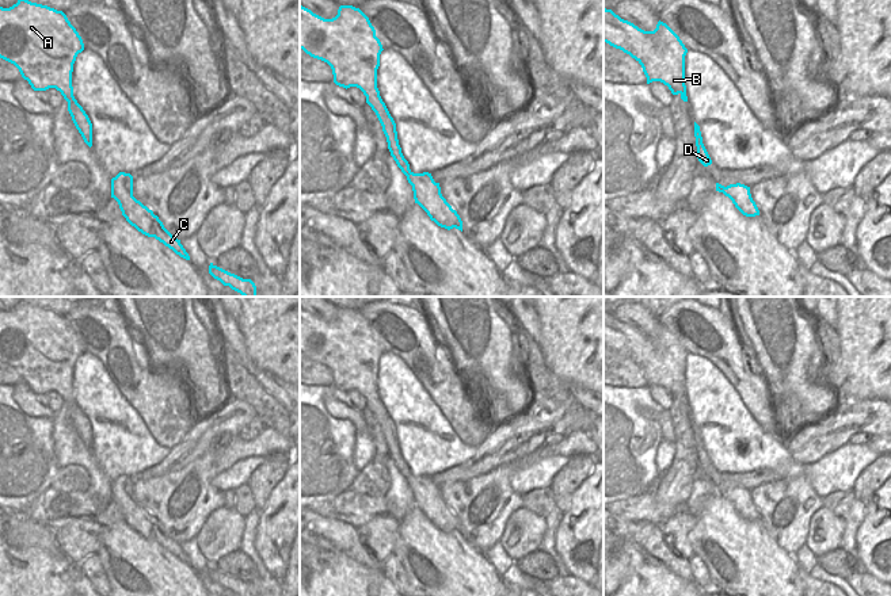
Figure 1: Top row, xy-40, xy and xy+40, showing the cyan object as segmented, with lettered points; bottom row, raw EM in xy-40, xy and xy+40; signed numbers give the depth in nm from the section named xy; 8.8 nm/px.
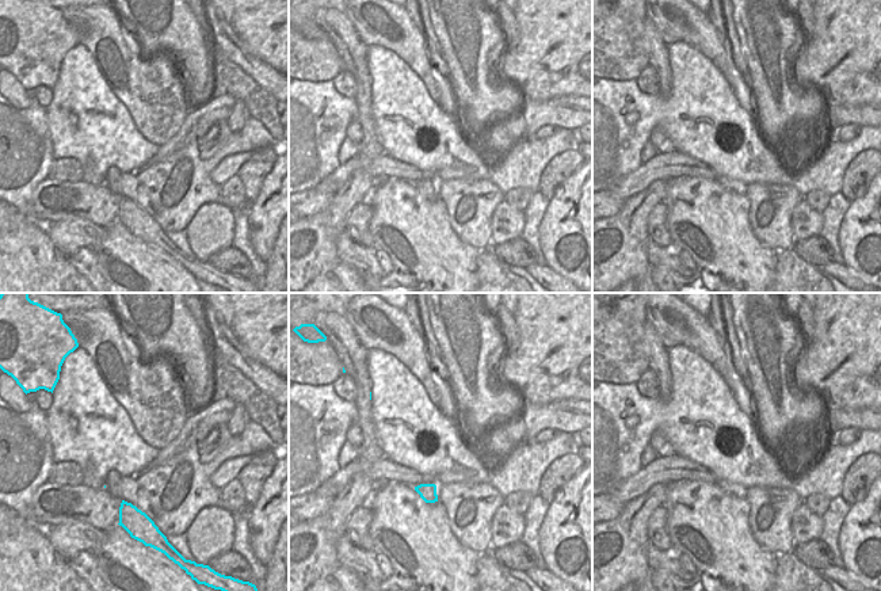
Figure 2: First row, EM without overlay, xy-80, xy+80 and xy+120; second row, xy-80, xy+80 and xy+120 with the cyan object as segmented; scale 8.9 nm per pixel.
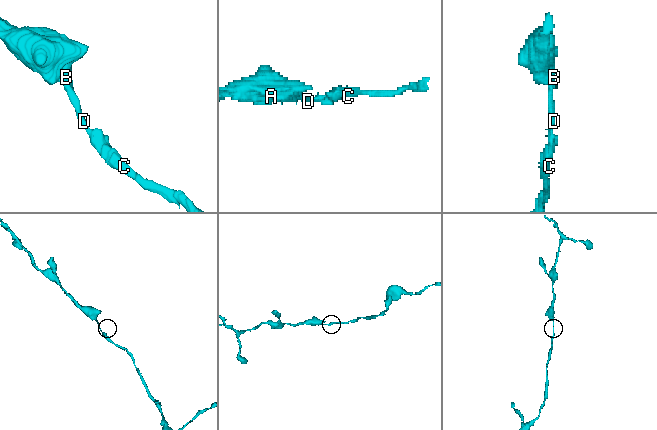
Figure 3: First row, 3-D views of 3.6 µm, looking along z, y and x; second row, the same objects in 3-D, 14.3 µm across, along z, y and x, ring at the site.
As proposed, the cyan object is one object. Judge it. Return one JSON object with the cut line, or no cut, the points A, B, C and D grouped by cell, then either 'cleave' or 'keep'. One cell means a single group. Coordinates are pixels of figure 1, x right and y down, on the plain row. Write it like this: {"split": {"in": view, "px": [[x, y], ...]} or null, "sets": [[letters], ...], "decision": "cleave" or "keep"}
{"split": null, "sets": [["A", "B", "C", "D"]], "decision": "keep"}

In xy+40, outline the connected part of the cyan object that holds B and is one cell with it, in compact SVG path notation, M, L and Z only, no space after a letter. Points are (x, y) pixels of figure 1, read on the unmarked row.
M603 312L603 345L622 354L643 371L647 387L660 385L673 398L688 405L685 389L685 359L688 352L663 325L654 335L644 335Z

